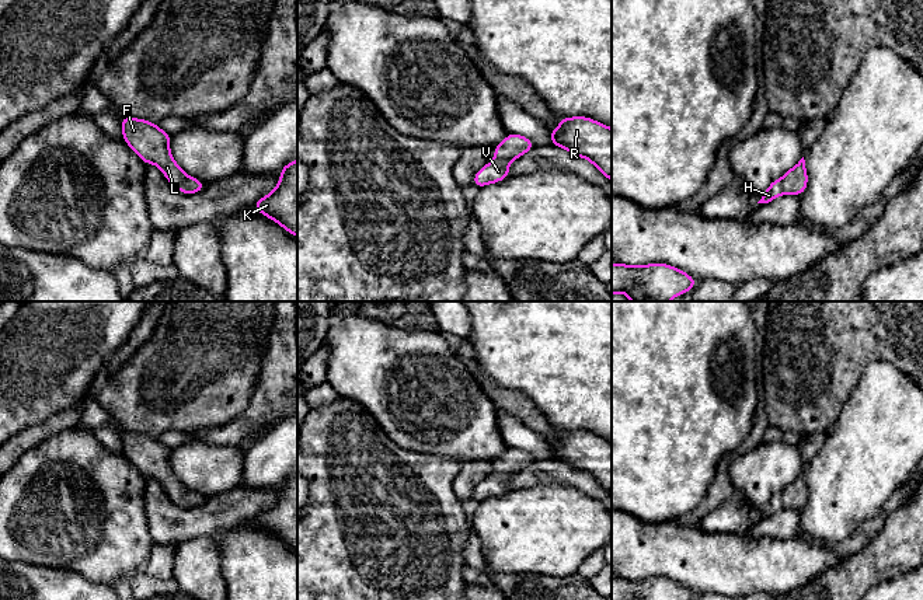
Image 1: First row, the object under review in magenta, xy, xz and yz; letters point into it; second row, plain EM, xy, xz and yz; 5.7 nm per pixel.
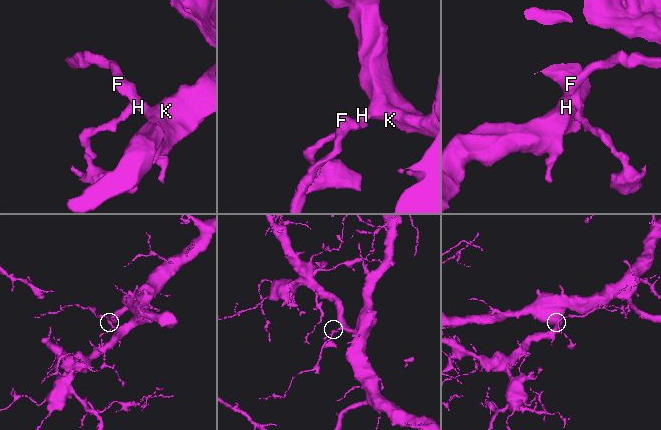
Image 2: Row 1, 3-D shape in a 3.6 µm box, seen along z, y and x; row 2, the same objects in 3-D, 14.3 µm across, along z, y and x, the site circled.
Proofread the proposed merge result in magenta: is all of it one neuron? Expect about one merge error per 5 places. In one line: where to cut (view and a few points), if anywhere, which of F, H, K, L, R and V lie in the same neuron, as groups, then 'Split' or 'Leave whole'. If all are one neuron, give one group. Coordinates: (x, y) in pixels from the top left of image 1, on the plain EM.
No split. Groups: F H K L R V. Leave whole

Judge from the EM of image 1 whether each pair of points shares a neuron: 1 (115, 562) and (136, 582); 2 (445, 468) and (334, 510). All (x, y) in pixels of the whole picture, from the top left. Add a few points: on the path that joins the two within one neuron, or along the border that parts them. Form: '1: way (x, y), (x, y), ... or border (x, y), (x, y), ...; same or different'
1: border (139, 569), (126, 579); different
2: way (417, 488), (394, 510), (362, 510); same

